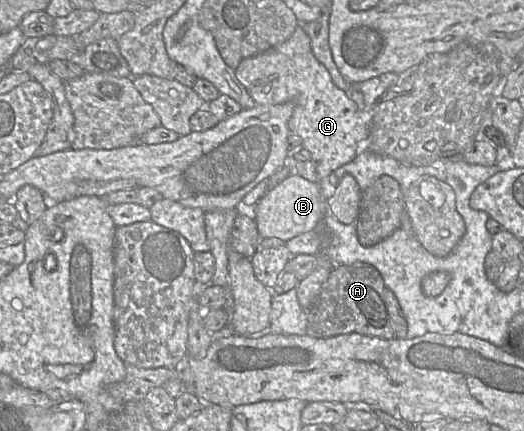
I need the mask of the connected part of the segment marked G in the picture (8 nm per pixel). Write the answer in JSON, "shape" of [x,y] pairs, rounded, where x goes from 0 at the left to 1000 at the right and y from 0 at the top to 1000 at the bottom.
{"shape":[[[574,56],[542,100],[508,121],[464,137],[450,158],[448,172],[489,244],[529,244],[548,237],[559,241],[559,262],[550,283],[552,304],[569,313],[576,323],[576,341],[592,353],[592,374],[597,376],[607,406],[605,425],[611,429],[618,459],[628,462],[637,448],[628,408],[643,390],[674,374],[698,332],[710,281],[708,258],[698,251],[685,258],[660,216],[639,200],[622,155],[601,135],[592,88]]]}

